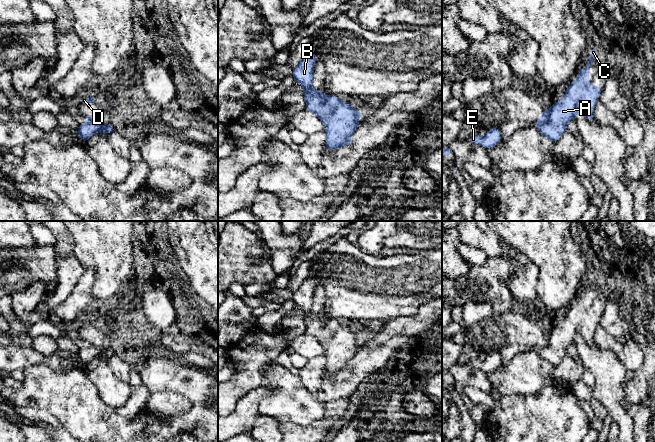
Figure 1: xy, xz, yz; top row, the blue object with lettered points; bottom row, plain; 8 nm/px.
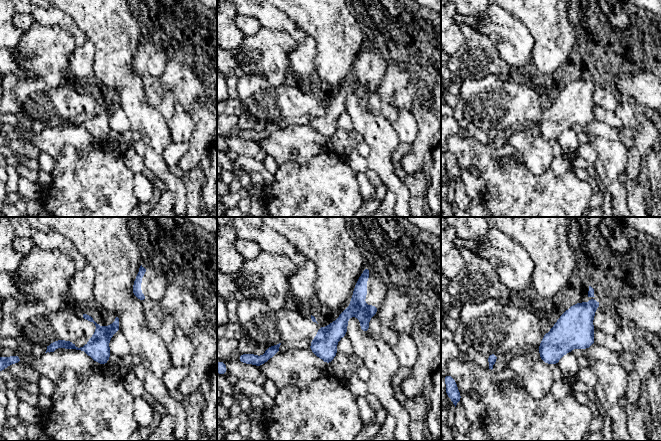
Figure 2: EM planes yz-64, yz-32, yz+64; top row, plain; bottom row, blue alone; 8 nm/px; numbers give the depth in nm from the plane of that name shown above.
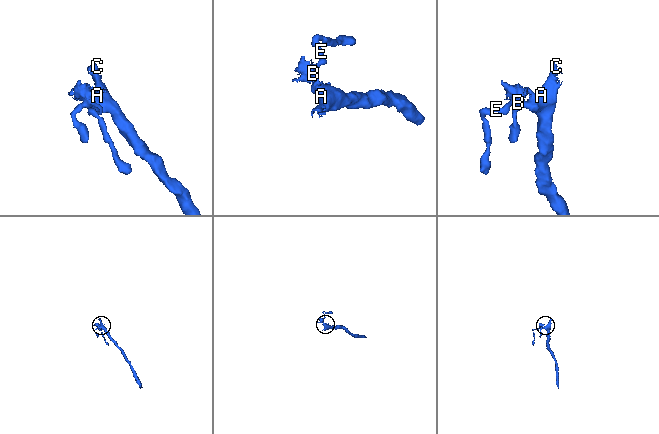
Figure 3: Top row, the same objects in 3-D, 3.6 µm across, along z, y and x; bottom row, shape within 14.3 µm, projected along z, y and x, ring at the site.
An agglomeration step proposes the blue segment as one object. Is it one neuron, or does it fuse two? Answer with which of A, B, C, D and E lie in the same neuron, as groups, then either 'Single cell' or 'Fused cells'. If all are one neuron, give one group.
Groups: A B C E / D. Fused cells

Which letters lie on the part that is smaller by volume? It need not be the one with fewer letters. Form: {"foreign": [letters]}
{"foreign": ["D"]}

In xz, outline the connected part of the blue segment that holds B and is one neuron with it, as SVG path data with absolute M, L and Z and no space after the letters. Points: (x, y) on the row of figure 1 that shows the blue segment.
M308 53L293 69L292 76L302 86L305 109L313 112L325 127L325 150L335 151L342 146L350 146L362 112L354 109L338 96L324 96L312 89L314 64L317 61L318 57L315 53Z

